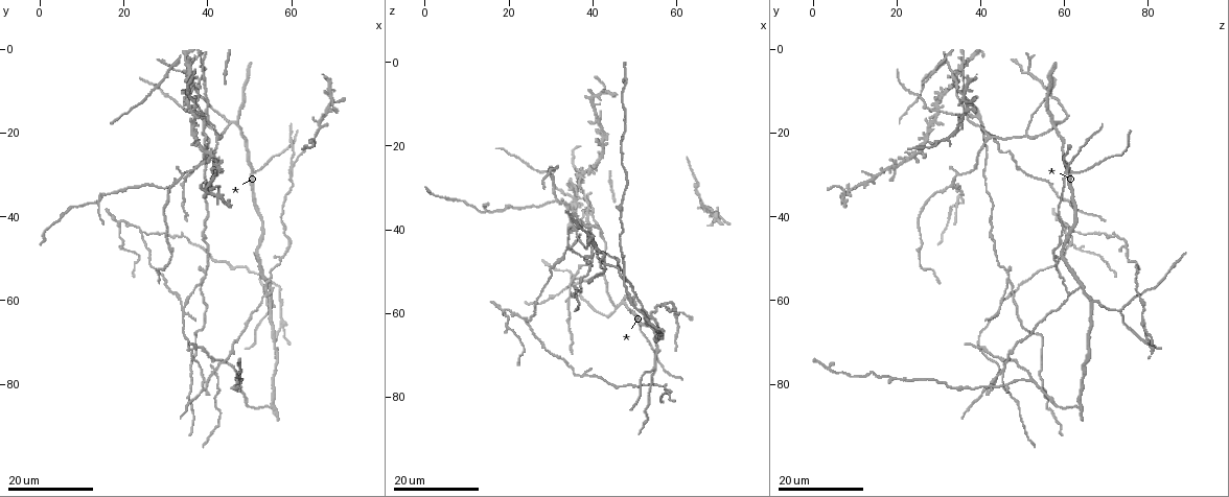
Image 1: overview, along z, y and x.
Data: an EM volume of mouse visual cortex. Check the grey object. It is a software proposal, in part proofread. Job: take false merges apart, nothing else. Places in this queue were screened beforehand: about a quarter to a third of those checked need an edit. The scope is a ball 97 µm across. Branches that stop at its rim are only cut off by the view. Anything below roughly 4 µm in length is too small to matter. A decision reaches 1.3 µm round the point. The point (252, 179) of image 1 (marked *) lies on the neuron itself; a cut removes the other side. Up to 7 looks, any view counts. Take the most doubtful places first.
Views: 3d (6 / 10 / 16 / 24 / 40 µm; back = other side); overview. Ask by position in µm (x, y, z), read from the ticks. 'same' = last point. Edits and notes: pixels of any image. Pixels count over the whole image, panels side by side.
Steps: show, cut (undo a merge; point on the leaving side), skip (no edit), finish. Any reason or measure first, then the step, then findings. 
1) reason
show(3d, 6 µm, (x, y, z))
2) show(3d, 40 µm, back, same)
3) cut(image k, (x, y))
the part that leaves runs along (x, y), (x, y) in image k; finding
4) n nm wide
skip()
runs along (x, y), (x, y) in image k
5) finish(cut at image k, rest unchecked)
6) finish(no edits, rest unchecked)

branch point
show(3d, 24 µm, (14.5, 35.0, 35.0))

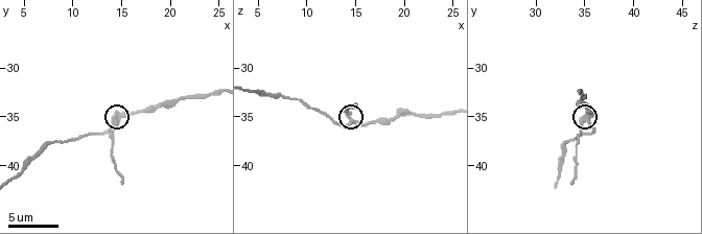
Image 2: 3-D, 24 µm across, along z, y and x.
closer look
show(3d, 6 µm, (14.2, 35.0, 35.4))

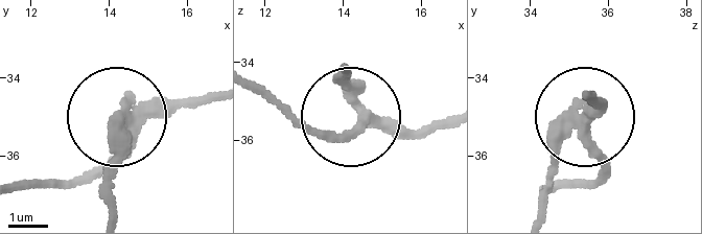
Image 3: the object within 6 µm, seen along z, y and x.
cut(image 3, (119, 162))
the part that leaves runs along (132, 108), (112, 155), (112, 214) in image 3; a second neuron is stuck on

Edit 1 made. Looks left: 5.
thin arm on a thick one
show(3d, 24 µm, (55.0, 60.0, 67.0))

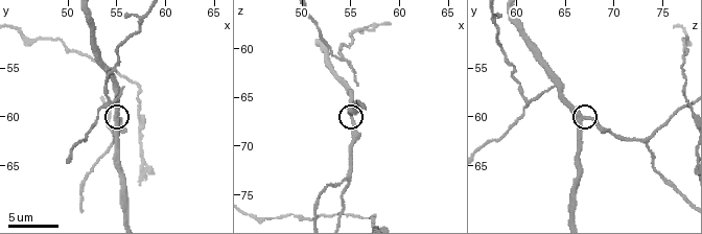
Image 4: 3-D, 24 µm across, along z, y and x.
closer look
show(3d, 10 µm, (54.8, 60.2, 66.8))

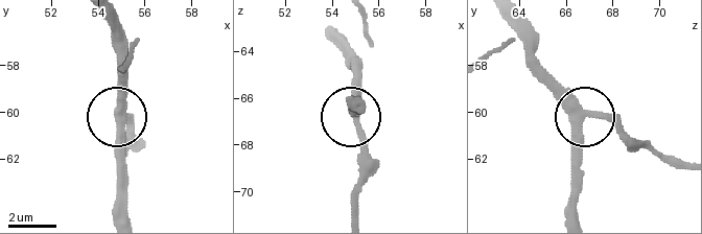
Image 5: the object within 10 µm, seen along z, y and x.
360 nm wide
skip()
runs along (504, 17), (534, 71), (576, 113), (612, 120), (652, 146) in image 5; continuous, no second neuron

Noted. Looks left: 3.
four-way junction
show(3d, 16 µm, (43.0, 27.0, 19.5))

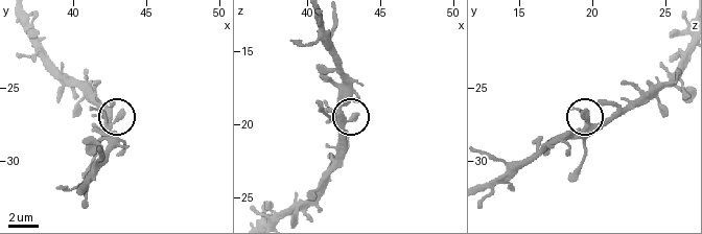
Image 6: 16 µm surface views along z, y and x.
show(3d, 10 µm, (43.0, 27.2, 19.8))

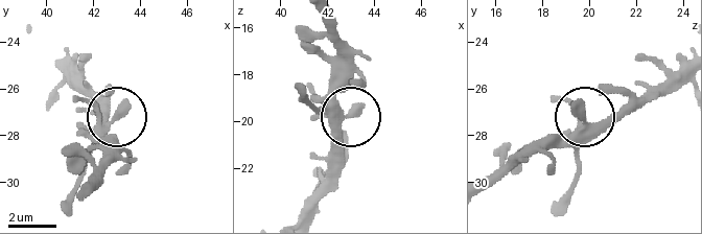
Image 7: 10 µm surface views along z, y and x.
show(3d, 10 µm, back, (42.9, 27.3, 19.7))

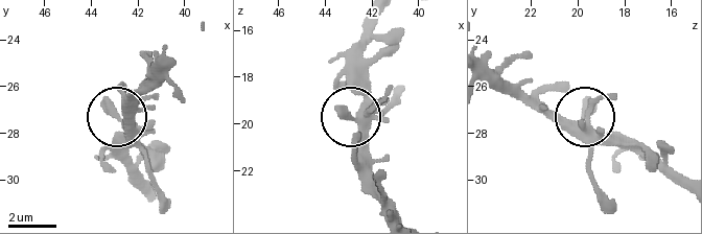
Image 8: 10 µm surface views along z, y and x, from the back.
360 nm wide
skip()
runs along (168, 68), (118, 120), (126, 149) in image 8; one neuron here

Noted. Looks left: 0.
finish(cut at image 3, rest unchecked)

